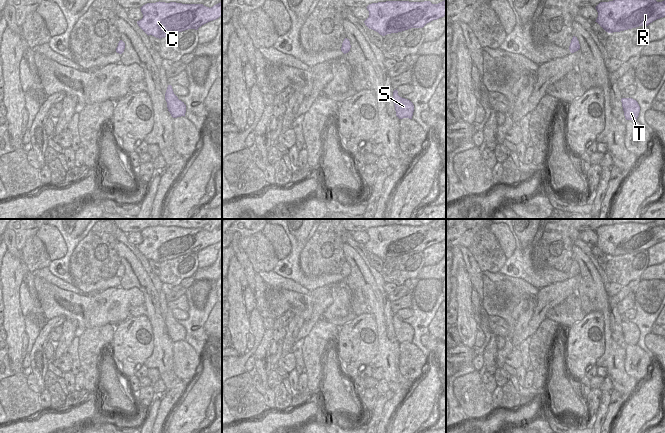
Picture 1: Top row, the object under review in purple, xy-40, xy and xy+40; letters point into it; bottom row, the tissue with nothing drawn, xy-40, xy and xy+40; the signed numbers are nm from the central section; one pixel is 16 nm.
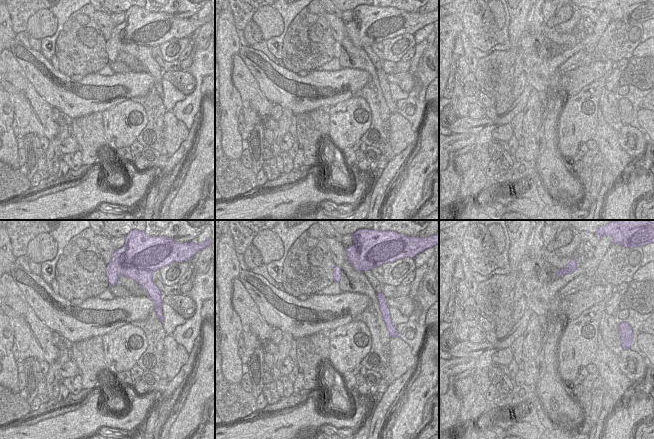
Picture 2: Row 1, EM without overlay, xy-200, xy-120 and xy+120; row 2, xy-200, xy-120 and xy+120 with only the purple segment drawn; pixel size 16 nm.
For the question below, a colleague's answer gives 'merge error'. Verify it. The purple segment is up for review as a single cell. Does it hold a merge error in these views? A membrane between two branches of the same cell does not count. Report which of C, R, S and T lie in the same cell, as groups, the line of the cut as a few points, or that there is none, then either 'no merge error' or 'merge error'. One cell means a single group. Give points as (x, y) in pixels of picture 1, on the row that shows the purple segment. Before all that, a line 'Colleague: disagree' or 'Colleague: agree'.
Colleague: disagree
groups C R S T; cut none; no merge error

